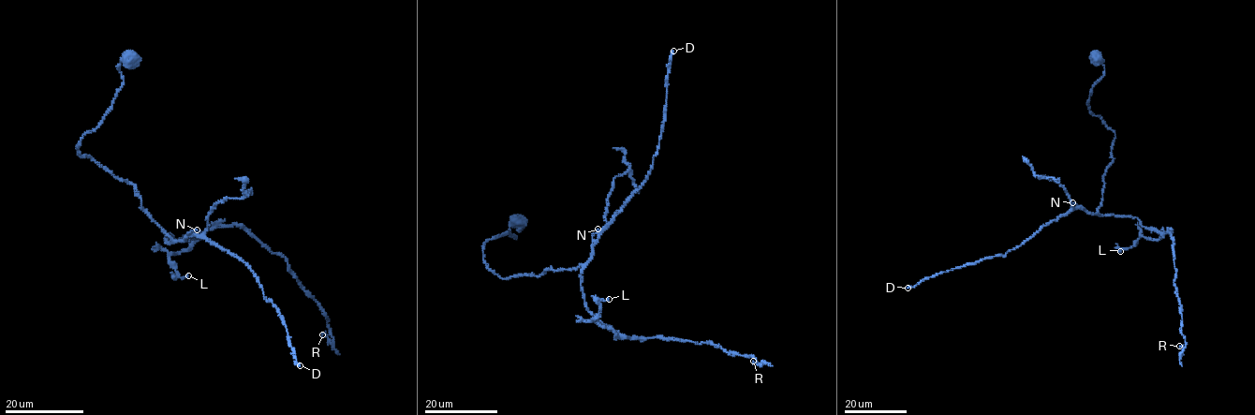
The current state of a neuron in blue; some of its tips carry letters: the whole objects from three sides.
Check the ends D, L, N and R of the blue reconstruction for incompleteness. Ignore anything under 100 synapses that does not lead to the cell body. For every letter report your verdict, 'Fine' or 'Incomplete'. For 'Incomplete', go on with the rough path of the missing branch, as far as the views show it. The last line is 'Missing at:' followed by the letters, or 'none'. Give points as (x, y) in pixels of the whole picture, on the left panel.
D: Incomplete
L: Fine
N: Fine
R: Fine
Missing at: D

